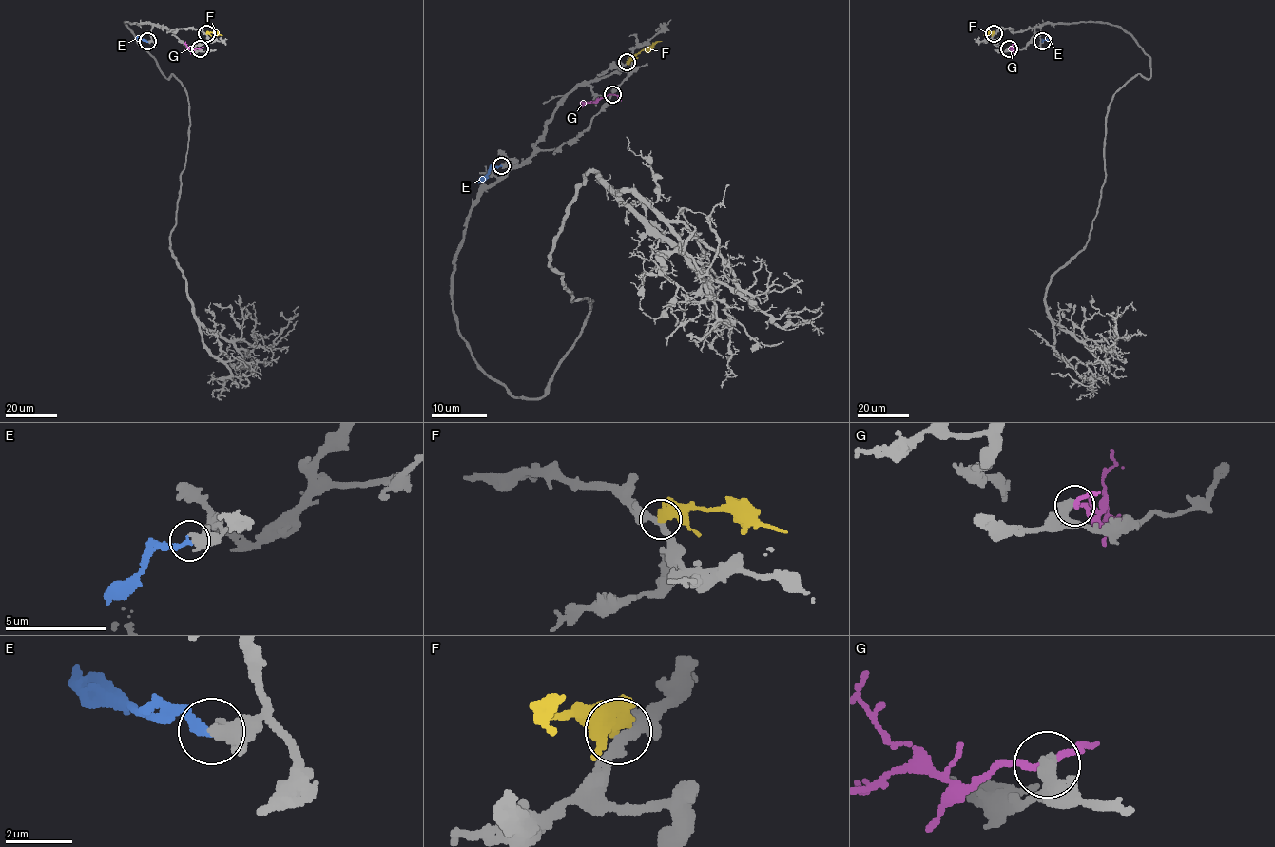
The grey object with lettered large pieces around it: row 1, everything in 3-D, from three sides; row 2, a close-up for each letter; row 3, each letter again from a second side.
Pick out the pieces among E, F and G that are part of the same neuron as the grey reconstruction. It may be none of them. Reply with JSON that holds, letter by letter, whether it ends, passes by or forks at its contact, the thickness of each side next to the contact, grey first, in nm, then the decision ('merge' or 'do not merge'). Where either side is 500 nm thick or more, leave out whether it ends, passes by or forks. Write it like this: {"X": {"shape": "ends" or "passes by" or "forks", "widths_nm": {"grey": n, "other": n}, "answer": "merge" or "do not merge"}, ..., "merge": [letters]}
{"E": {"shape": "ends", "widths_nm": {"grey": 400, "other": 240}, "answer": "merge"}, "F": {"widths_nm": {"grey": 280, "other": 550}, "answer": "do not merge"}, "G": {"shape": "passes by", "widths_nm": {"grey": 300, "other": 200}, "answer": "do not merge"}, "merge": ["E"]}

